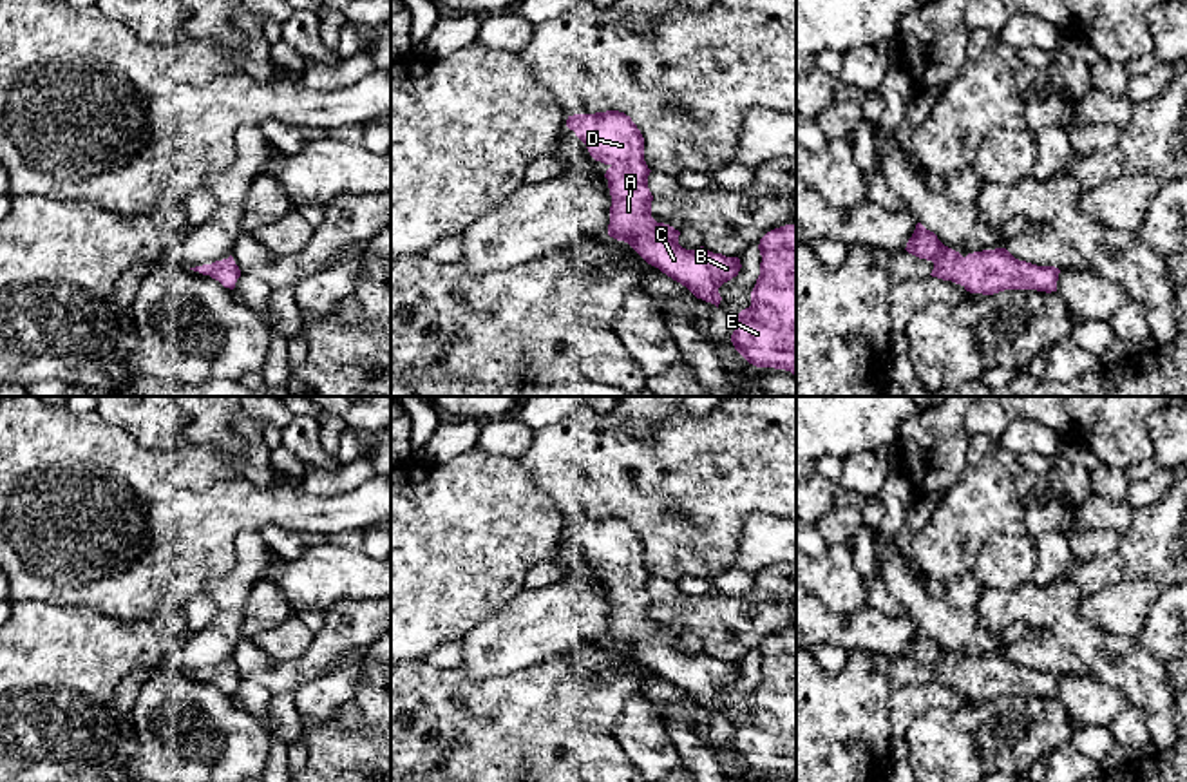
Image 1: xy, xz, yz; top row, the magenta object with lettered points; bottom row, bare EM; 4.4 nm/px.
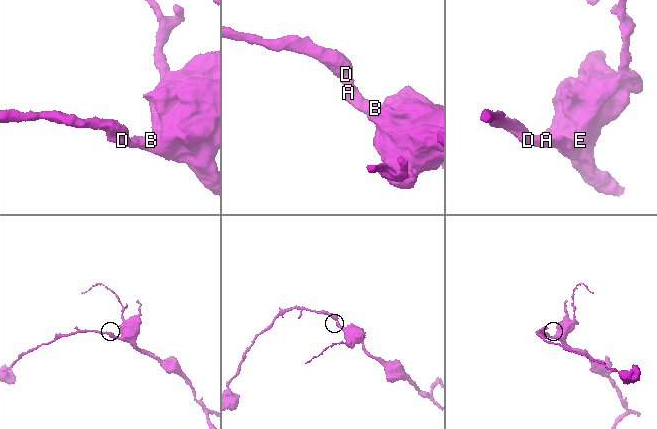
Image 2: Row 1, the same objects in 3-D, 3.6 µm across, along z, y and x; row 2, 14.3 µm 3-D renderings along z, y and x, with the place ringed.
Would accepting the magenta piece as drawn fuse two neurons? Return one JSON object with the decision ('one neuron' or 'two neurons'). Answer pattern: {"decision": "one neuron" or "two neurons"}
{"decision": "one neuron"}

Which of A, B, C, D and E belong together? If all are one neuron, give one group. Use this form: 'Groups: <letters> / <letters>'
Groups: A B C D E

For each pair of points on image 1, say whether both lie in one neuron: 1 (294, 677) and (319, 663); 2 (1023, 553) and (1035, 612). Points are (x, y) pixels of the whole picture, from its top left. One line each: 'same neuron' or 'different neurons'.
1: same neuron
2: different neurons

